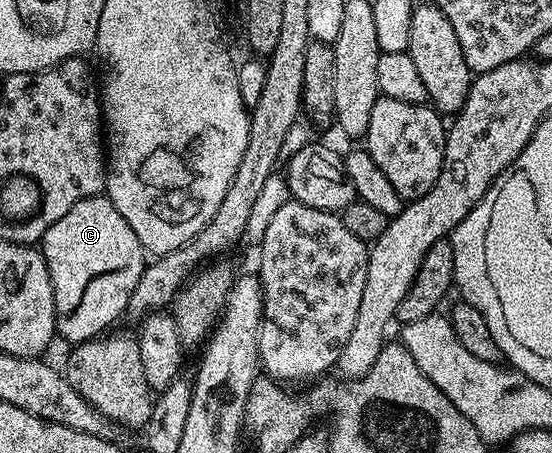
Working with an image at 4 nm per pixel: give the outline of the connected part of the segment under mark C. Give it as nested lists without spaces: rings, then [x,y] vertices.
[[[107,196],[82,199],[62,215],[44,233],[42,242],[44,262],[48,265],[48,274],[52,280],[54,303],[56,304],[56,331],[61,338],[79,343],[91,341],[111,330],[120,316],[125,316],[130,295],[134,287],[138,287],[138,279],[142,279],[142,271],[146,264],[146,250],[134,235],[134,230],[122,215],[118,215],[118,207],[108,200]]]

